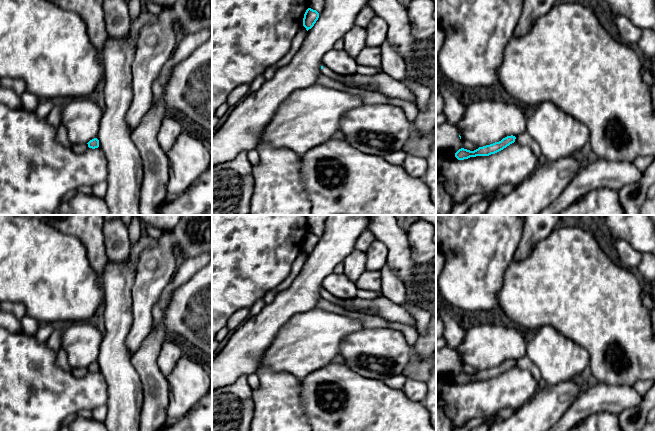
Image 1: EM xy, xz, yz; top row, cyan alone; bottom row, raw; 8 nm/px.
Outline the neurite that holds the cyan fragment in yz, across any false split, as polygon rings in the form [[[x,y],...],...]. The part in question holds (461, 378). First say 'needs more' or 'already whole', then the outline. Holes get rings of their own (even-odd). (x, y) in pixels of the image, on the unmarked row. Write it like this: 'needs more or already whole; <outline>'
already whole; [[[513,359],[507,360],[499,366],[495,366],[490,369],[479,371],[478,373],[476,373],[474,375],[470,375],[470,374],[461,372],[455,377],[455,381],[458,384],[464,384],[464,383],[468,383],[470,381],[476,381],[476,380],[489,380],[491,378],[495,378],[495,377],[503,374],[510,368],[514,367],[515,363],[516,363],[516,361]]]

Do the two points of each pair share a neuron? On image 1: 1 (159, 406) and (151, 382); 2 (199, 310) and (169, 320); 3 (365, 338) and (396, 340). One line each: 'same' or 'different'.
1: same
2: same
3: same

